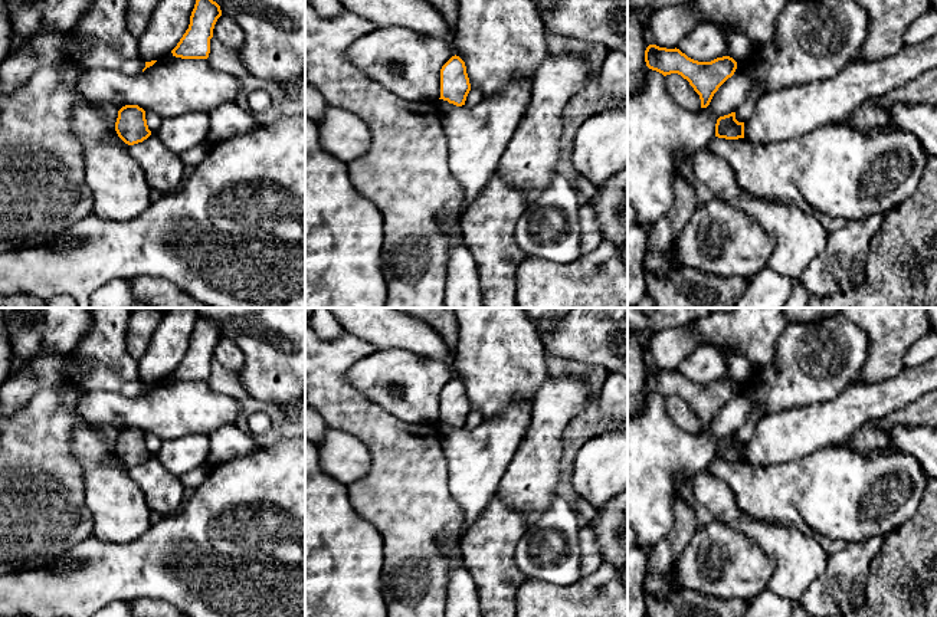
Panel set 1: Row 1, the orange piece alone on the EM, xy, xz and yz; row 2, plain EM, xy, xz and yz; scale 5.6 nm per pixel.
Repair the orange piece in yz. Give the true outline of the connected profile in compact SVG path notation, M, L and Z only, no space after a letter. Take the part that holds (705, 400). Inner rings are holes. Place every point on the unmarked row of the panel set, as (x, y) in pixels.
M649 367L645 373L646 388L664 398L678 396L689 404L700 417L701 430L707 430L718 410L734 397L737 384L730 378L711 384L698 384L679 371L666 371Z

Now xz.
M452 378L440 391L440 420L456 429L465 427L471 413L465 384Z

